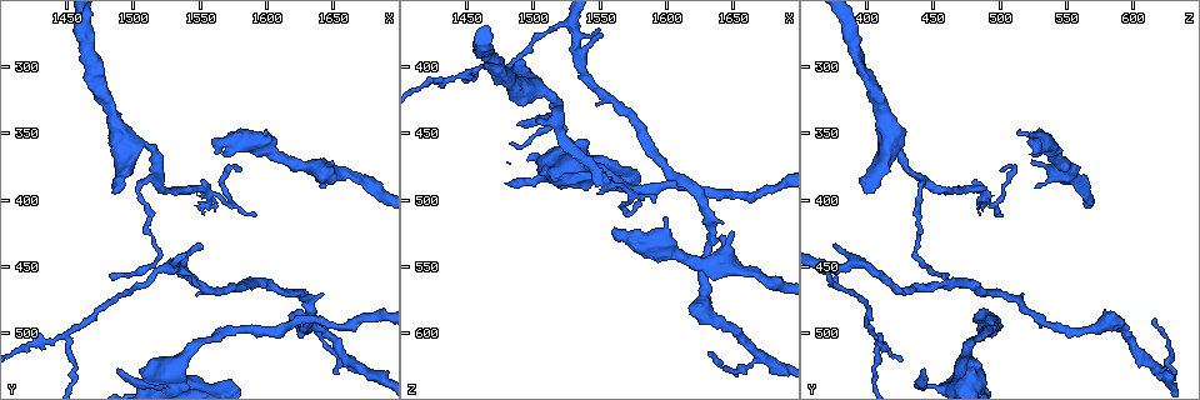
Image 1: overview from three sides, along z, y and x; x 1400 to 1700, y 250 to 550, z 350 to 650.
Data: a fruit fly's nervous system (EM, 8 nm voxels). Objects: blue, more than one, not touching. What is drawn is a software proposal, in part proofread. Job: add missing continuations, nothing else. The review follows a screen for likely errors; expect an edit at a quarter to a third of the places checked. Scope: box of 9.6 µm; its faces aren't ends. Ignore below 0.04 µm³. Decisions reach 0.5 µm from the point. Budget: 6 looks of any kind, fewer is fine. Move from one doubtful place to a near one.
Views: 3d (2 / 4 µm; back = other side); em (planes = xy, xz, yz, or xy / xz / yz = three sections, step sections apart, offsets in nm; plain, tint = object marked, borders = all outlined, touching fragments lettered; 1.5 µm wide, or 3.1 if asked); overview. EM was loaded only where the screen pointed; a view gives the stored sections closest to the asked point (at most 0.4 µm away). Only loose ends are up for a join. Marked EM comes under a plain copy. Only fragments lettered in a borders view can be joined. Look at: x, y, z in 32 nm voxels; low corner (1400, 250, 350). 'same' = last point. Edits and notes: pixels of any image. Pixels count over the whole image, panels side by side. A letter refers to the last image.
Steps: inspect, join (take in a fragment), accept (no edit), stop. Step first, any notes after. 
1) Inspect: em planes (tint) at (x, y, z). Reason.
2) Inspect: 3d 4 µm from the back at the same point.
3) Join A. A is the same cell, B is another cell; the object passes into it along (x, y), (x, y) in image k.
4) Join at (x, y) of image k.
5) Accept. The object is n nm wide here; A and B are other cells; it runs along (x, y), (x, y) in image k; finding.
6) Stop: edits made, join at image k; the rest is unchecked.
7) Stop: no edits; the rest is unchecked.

Inspect: em xz step 8 (borders) at (1558, 356, 522).

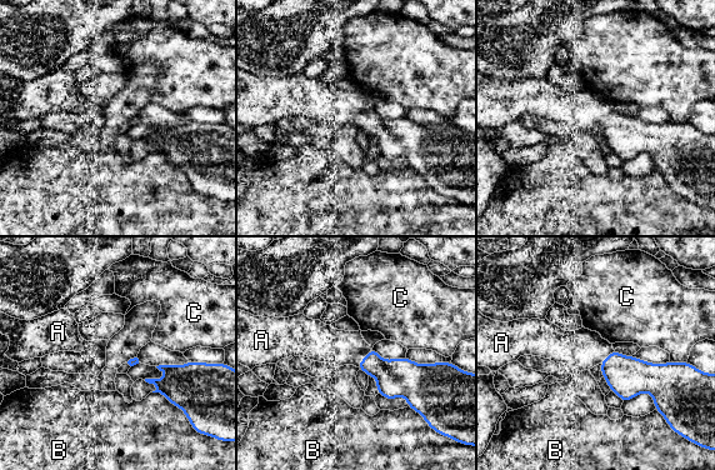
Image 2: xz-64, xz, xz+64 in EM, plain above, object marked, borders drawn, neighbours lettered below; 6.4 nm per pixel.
Inspect: em planes (borders) at the same point. Another direction.

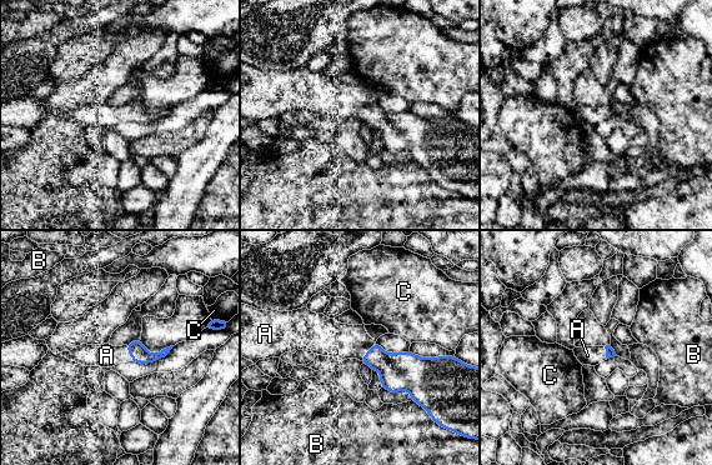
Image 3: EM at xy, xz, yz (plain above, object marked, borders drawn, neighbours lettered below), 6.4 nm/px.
Join A. A is the same cell, B and C are other cells; the object passes into it along (399, 371), (367, 351), (334, 339) in image 3; the neuron continues.

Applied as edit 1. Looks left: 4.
Inspect: overview. Redraw.

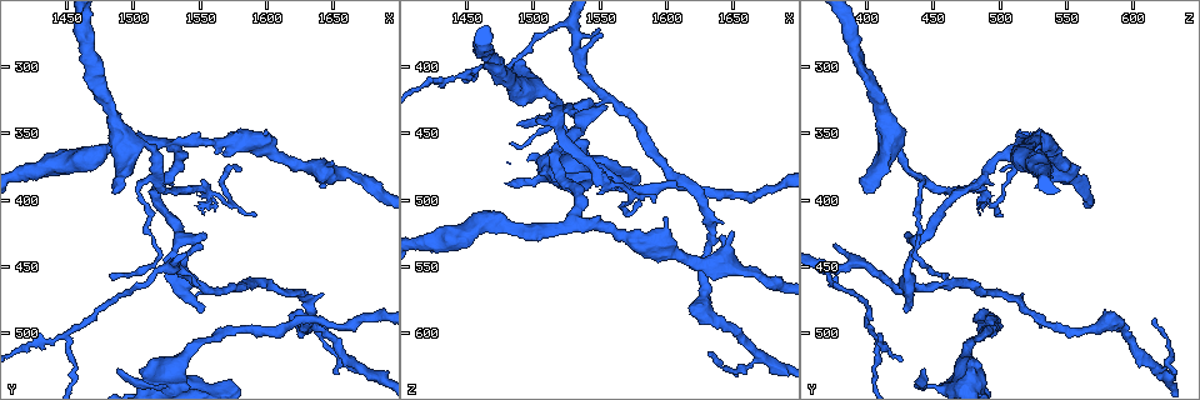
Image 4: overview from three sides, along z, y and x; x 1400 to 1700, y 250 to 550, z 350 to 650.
Inspect: 3d 4 µm at (1484, 394, 400). Stops while still wide.

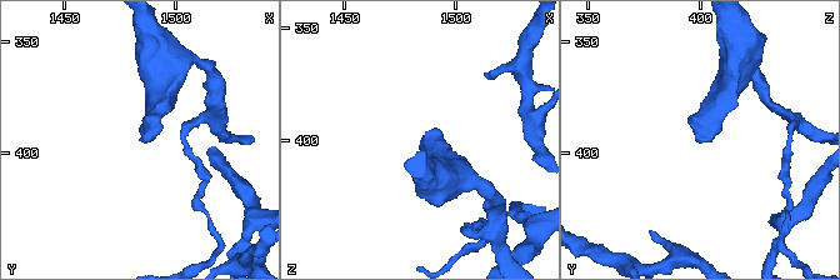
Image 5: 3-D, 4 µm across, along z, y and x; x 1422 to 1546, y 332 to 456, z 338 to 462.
Inspect: em planes (borders) at (1484, 394, 400). Need the tissue.

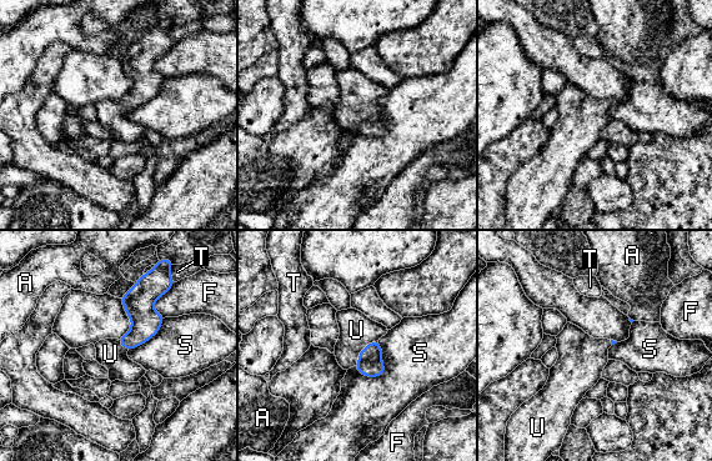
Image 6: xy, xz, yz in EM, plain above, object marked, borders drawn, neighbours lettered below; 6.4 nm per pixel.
Join U. The longest contact is with S, 260 nm; U is the same cell, A, F, S and T are other cells; it goes on there.

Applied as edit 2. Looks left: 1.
Stop: edits made, join at image 3, join at image 6; the rest is unchecked.

